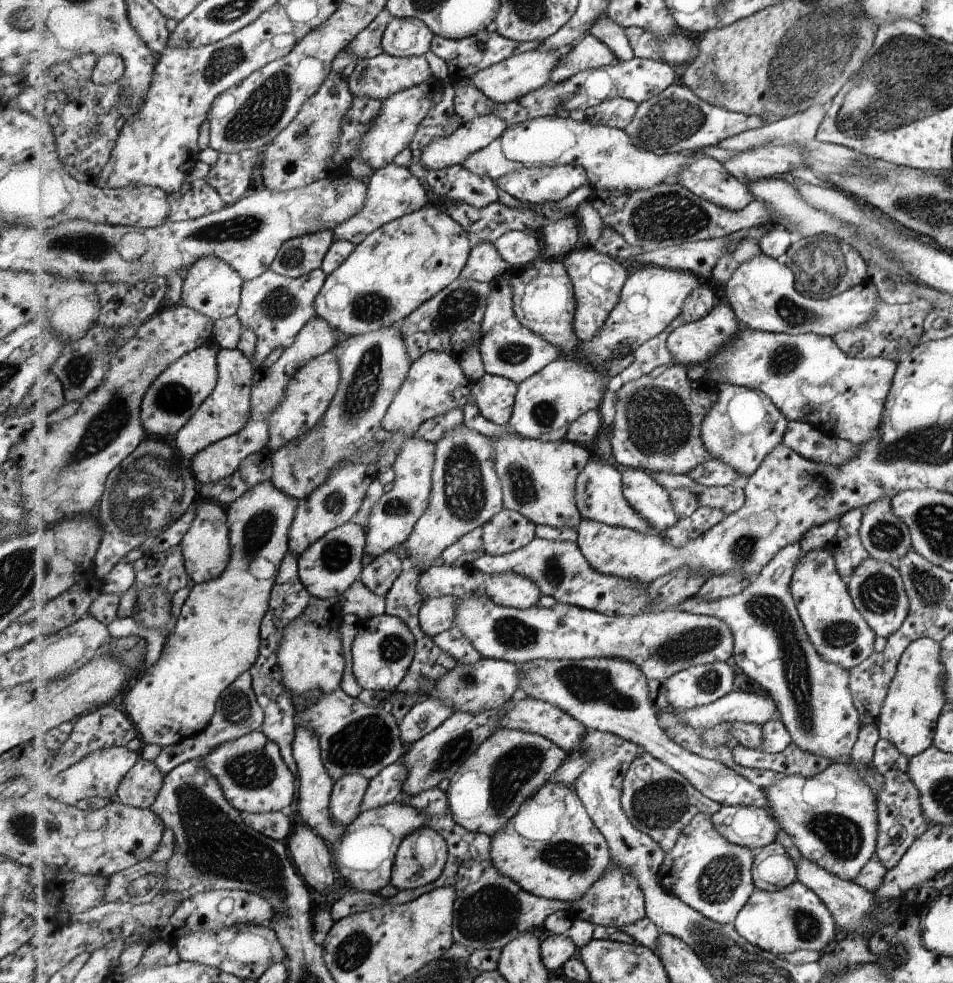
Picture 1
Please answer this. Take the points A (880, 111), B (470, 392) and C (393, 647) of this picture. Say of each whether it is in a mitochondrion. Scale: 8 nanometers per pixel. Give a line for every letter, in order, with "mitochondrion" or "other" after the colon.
A: mitochondrion
B: other
C: mitochondrion

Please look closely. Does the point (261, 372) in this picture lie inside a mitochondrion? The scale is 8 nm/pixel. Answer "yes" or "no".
no

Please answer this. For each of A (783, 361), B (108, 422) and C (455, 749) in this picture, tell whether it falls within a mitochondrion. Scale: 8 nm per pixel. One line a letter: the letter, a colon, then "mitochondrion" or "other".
A: mitochondrion
B: mitochondrion
C: mitochondrion

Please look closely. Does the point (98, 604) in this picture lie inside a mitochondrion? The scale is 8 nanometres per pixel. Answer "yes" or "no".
no

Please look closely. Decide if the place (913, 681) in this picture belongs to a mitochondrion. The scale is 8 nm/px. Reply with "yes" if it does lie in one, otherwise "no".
no

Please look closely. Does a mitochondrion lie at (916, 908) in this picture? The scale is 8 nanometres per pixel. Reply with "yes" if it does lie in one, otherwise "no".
no

